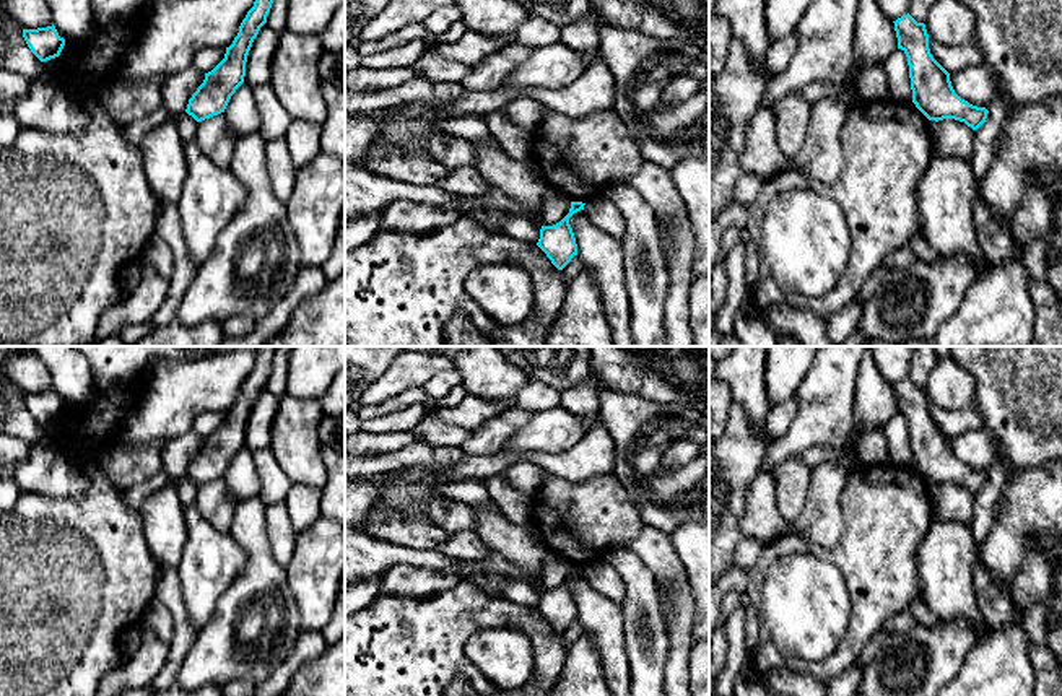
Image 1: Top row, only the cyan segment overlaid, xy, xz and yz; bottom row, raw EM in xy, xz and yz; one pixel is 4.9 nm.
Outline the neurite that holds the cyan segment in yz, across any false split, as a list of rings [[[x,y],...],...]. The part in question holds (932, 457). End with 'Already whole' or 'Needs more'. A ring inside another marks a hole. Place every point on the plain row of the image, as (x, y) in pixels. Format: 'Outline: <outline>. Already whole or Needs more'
Outline: [[[909,377],[898,382],[894,395],[898,413],[907,421],[912,467],[929,485],[955,483],[977,494],[989,475],[961,463],[950,446],[950,437],[934,423],[924,387]]]. Already whole

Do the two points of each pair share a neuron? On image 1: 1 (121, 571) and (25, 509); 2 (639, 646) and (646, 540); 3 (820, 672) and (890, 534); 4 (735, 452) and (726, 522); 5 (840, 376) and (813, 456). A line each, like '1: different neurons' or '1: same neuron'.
1: same neuron
2: different neurons
3: same neuron
4: same neuron
5: different neurons

